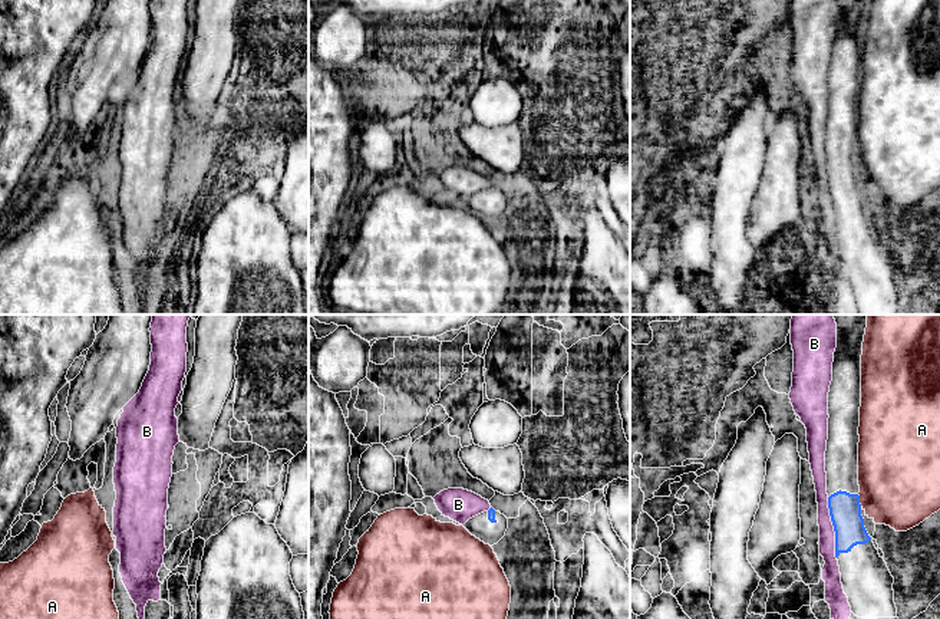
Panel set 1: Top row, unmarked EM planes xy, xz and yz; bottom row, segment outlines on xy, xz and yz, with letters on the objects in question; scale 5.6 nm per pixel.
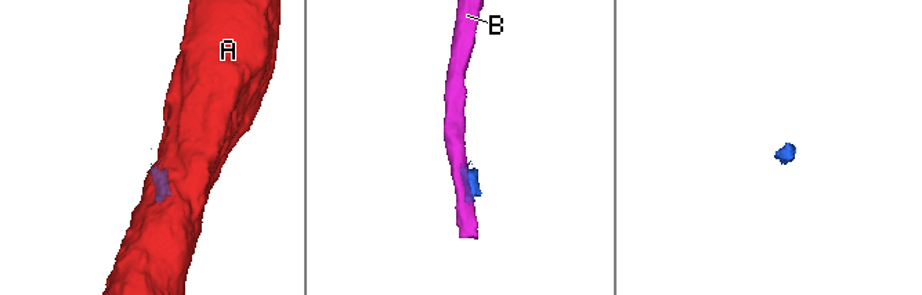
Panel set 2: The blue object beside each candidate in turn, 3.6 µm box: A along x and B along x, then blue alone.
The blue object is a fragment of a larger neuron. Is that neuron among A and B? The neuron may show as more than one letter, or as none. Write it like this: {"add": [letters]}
{"add": []}

